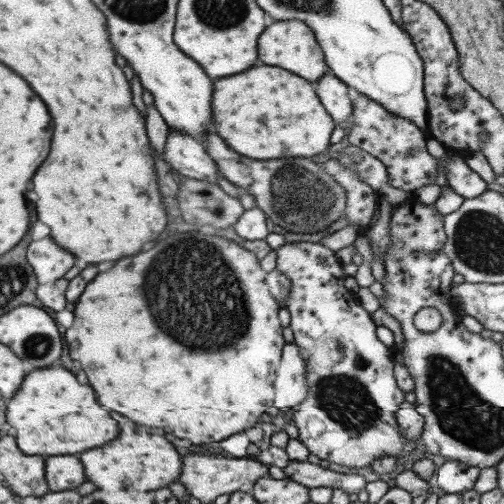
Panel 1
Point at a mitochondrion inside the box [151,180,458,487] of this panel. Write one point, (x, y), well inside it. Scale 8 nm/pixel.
(348, 403)

